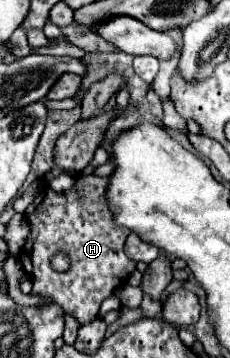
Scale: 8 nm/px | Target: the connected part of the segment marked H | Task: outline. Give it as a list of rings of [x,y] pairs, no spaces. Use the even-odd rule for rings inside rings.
[[[78,175],[70,191],[58,193],[50,187],[42,187],[42,193],[24,211],[30,233],[18,259],[34,283],[32,295],[52,299],[80,323],[94,321],[100,303],[122,287],[136,269],[136,263],[124,253],[124,241],[130,231],[112,223],[112,211],[108,199],[104,199],[104,187],[108,187],[108,177]],[[58,251],[70,255],[72,269],[68,273],[56,273],[50,267],[50,257]]]

